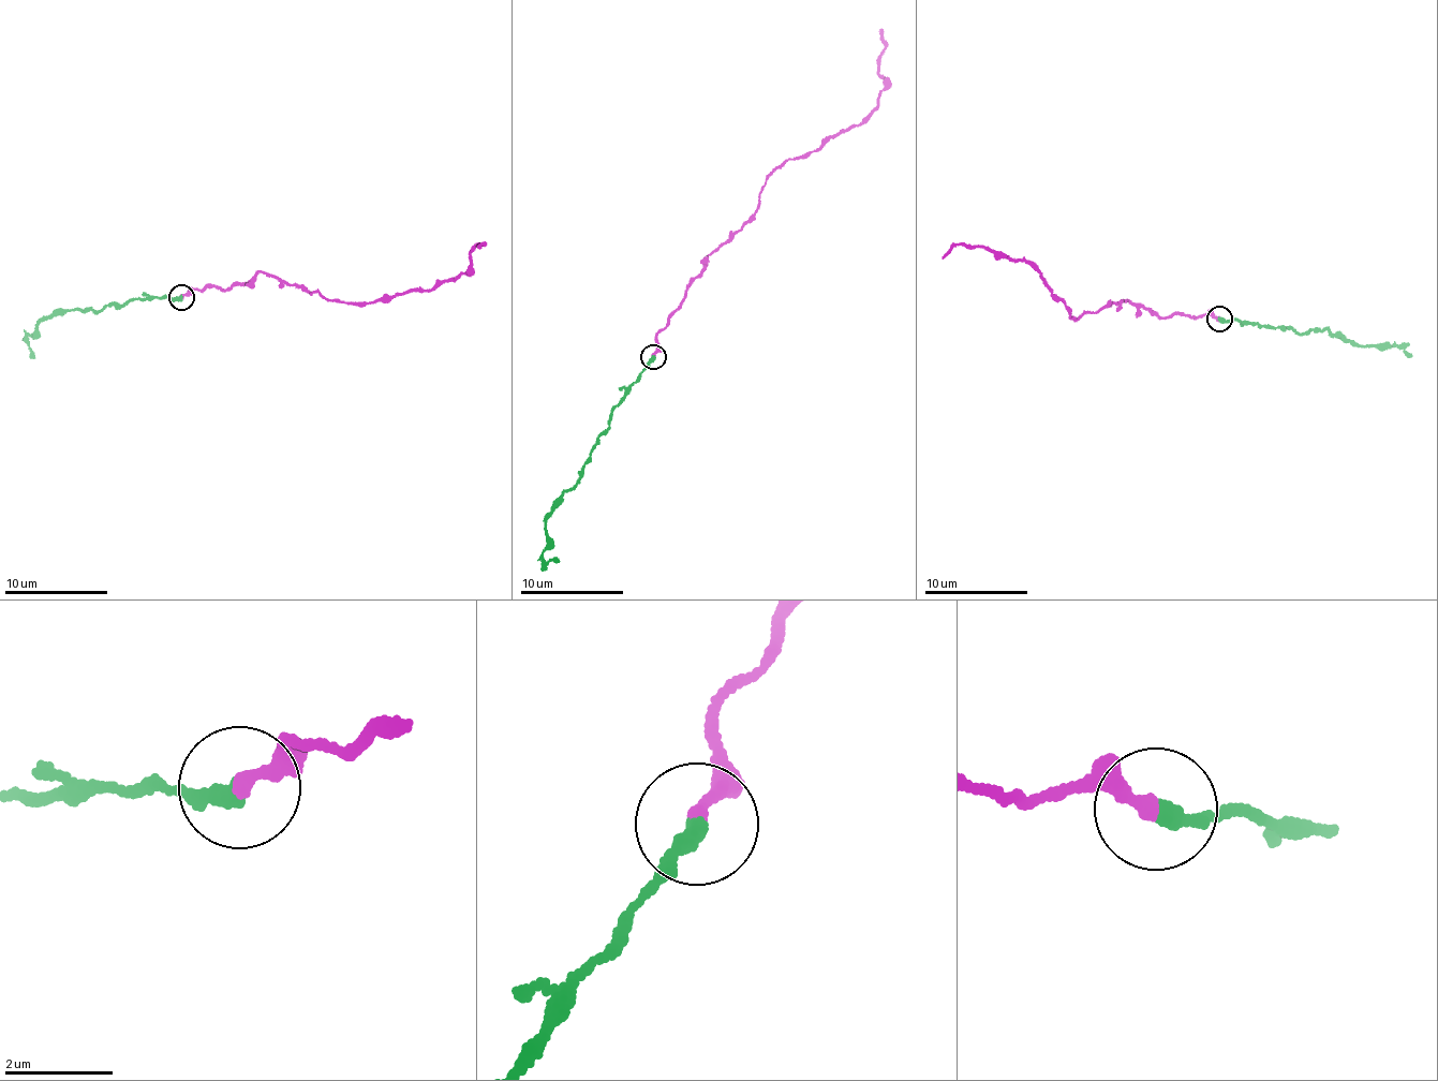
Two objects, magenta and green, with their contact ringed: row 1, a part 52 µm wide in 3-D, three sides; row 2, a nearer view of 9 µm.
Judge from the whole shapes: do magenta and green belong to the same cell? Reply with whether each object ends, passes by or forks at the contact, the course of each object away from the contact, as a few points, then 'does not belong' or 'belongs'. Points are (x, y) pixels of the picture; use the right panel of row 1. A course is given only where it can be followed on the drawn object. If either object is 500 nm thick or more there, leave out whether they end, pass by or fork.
magenta ends; green ends; course magenta (1220, 320), (1162, 316), (1129, 301), (1075, 319), (1025, 261), (964, 243), (943, 260); course green (1220, 320), (1289, 327), (1304, 335), (1327, 329), (1358, 345), (1397, 345), (1411, 354); belongs

